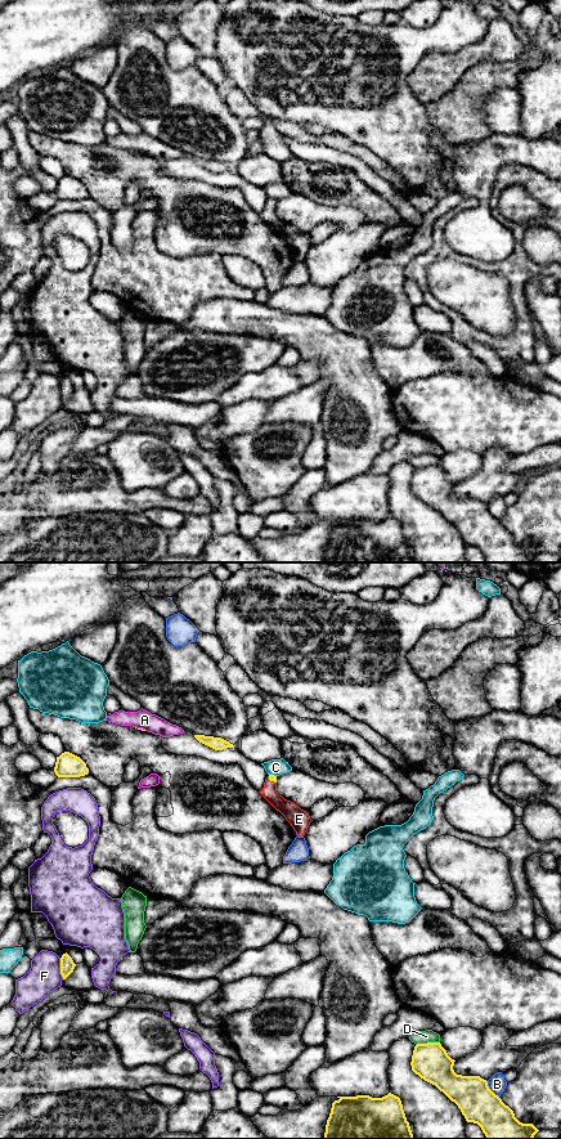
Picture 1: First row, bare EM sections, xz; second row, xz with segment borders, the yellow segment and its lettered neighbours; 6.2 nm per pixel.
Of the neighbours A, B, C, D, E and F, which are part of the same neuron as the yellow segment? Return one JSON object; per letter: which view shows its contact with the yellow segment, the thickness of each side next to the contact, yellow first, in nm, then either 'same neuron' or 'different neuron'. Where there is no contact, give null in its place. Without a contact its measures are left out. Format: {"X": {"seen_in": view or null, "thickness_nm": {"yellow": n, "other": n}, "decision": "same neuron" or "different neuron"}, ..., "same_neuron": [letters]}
{"A": {"seen_in": "xz", "thickness_nm": {"yellow": 20, "other": 120}, "decision": "different neuron"}, "B": {"seen_in": "xz", "thickness_nm": {"yellow": 240, "other": 110}, "decision": "different neuron"}, "C": {"seen_in": "xz", "thickness_nm": {"yellow": 50, "other": 100}, "decision": "different neuron"}, "D": {"seen_in": "xz", "thickness_nm": {"yellow": 220, "other": 80}, "decision": "different neuron"}, "E": {"seen_in": "xz", "thickness_nm": {"yellow": 50, "other": 110}, "decision": "same neuron"}, "F": {"seen_in": "xz", "thickness_nm": {"yellow": 90, "other": 200}, "decision": "different neuron"}, "same_neuron": ["E"]}

